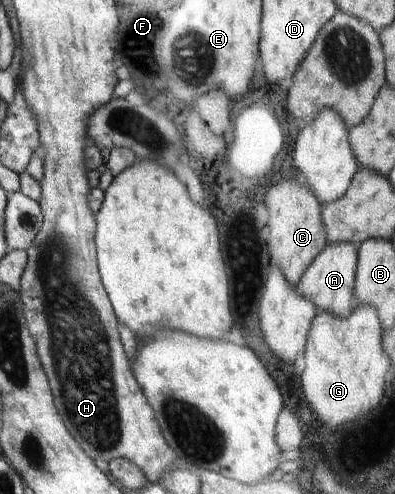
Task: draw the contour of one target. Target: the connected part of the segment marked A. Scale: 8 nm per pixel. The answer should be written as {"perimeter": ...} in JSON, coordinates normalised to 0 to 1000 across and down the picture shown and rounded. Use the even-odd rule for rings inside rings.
{"perimeter":[[[863,490],[863,494],[833,494],[820,498],[792,534],[772,555],[762,559],[757,575],[749,579],[752,591],[792,611],[803,630],[833,632],[853,644],[878,644],[904,617],[901,601],[901,549],[904,549],[906,502],[889,490]]]}

